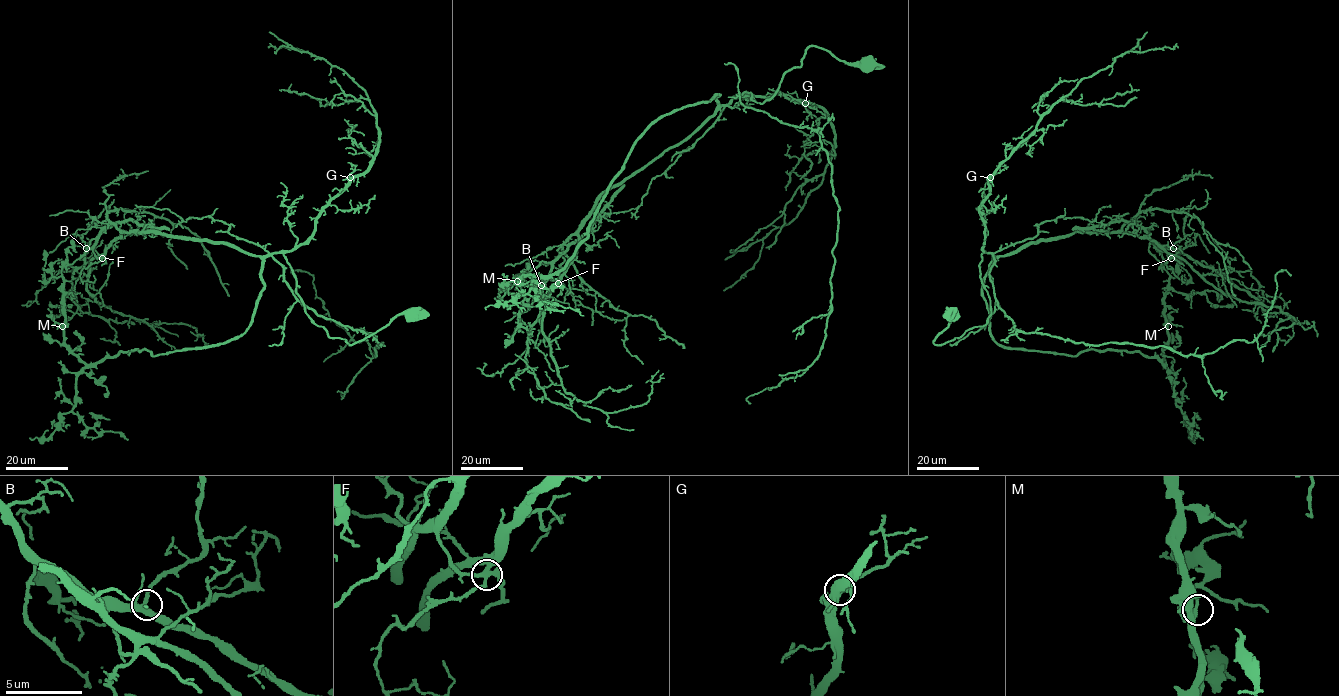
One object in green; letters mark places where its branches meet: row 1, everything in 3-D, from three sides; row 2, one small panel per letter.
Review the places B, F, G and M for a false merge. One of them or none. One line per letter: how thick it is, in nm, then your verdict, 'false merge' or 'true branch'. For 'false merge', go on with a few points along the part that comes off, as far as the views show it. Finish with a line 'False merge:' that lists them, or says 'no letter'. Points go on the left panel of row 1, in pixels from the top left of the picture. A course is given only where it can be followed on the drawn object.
B: calibre 320 nm; true branch
F: calibre 320 nm; false merge; course (102, 258), (88, 249), (70, 290), (83, 312), (103, 317), (116, 332), (113, 341), (100, 338)
G: calibre 340 nm; true branch
M: calibre 280 nm; true branch
False merge: F

